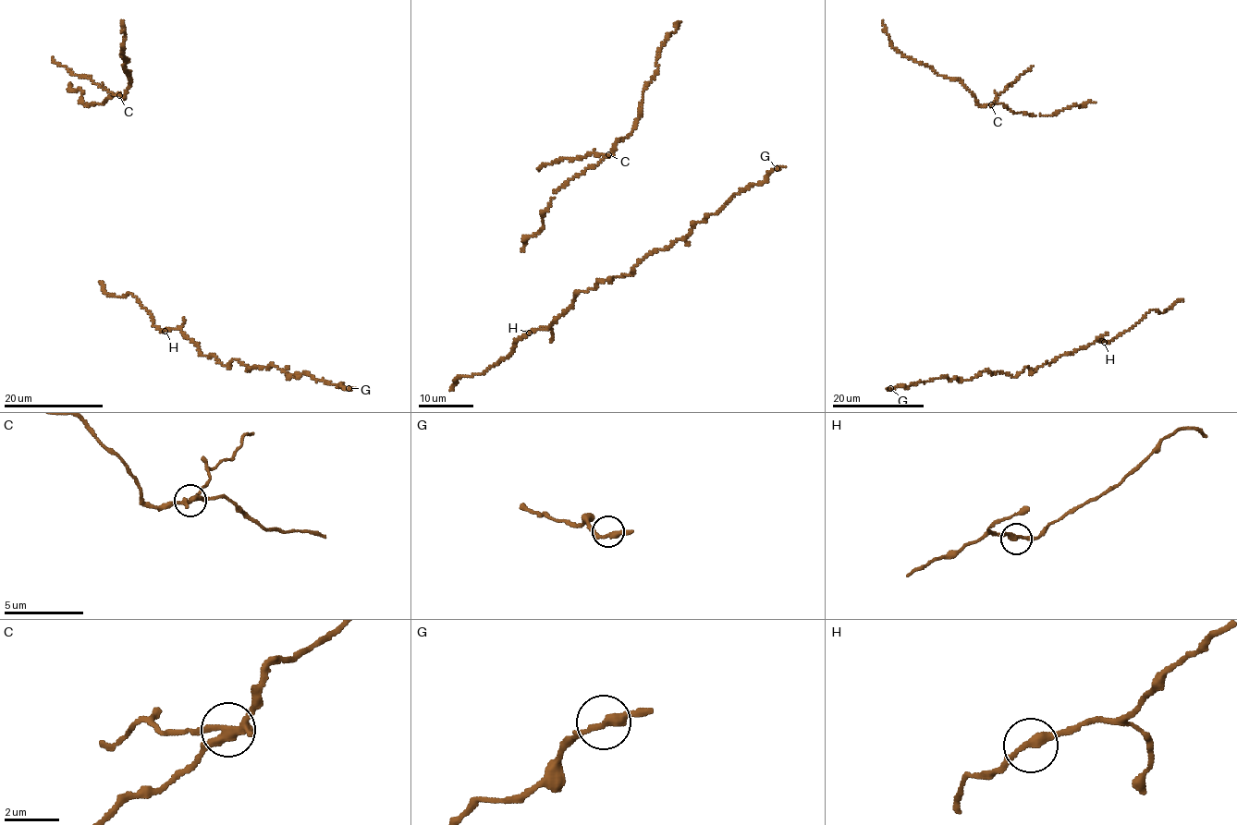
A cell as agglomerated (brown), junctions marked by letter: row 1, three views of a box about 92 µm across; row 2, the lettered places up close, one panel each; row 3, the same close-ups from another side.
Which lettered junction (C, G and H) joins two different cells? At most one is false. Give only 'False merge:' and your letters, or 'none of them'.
False merge: C

